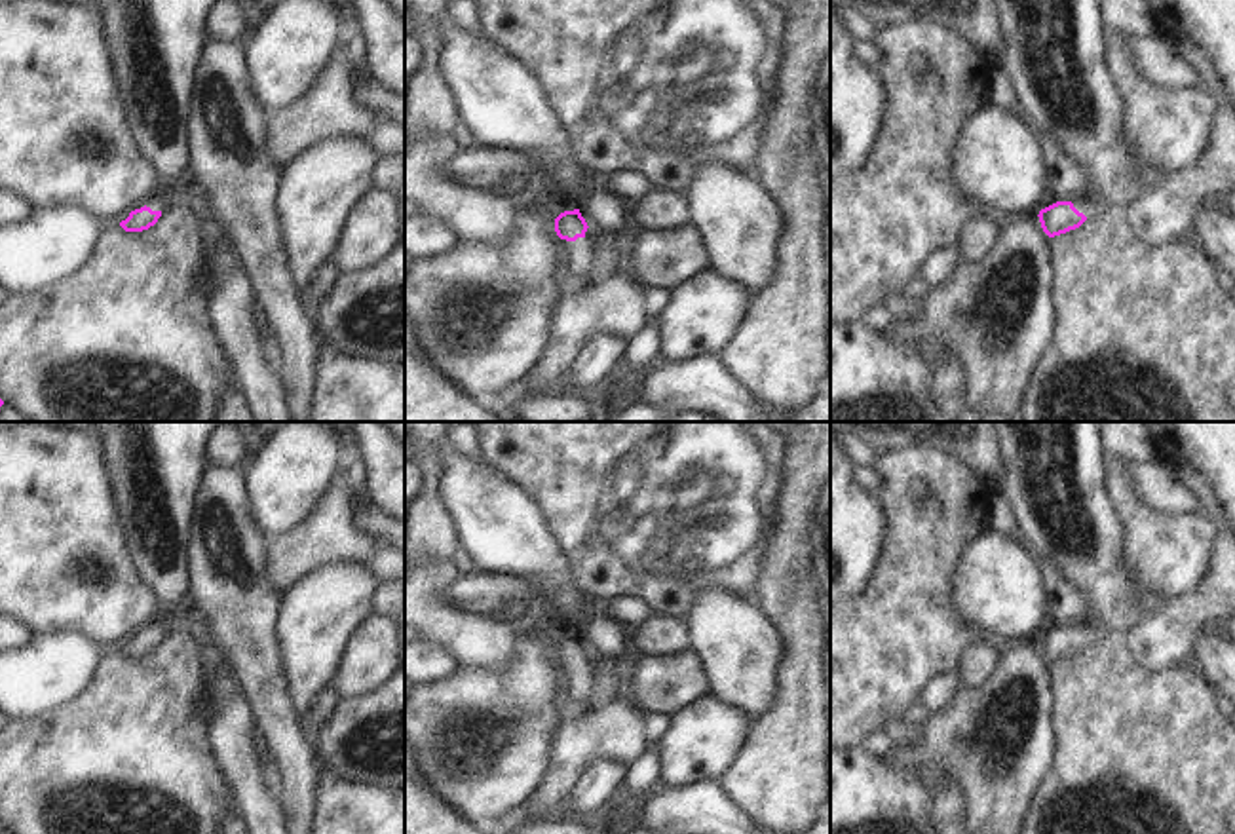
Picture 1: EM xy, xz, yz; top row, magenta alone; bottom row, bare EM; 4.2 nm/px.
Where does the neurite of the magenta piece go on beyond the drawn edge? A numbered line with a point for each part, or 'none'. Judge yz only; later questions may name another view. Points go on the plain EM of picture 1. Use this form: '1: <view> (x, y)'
1: yz (1055, 481).

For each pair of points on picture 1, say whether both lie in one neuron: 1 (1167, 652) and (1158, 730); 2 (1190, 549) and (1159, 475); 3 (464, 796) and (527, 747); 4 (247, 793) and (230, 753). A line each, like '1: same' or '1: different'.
1: different
2: different
3: same
4: same

